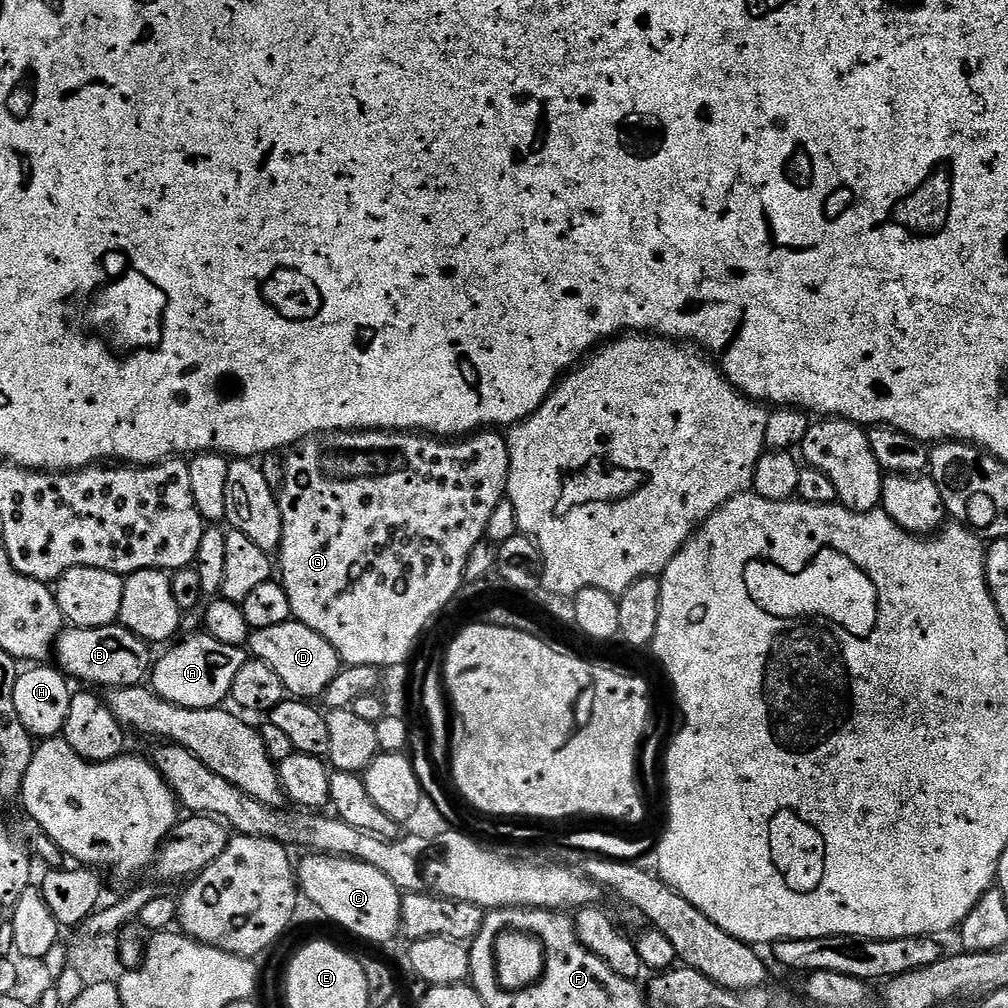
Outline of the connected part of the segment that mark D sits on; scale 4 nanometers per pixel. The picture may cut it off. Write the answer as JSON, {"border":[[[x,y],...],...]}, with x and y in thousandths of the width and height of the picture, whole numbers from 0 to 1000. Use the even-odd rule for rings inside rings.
{"border":[[[293,613],[276,621],[253,624],[246,632],[244,643],[253,654],[270,662],[272,669],[280,673],[283,688],[294,692],[320,691],[333,670],[339,666],[339,656],[331,641],[327,641],[319,629],[308,625],[308,621]]]}

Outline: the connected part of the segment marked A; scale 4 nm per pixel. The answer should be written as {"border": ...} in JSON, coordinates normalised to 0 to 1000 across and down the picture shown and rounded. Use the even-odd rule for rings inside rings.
{"border":[[[205,629],[190,631],[152,658],[149,682],[165,696],[182,702],[217,702],[229,691],[232,673],[247,653],[239,641],[216,637]]]}

